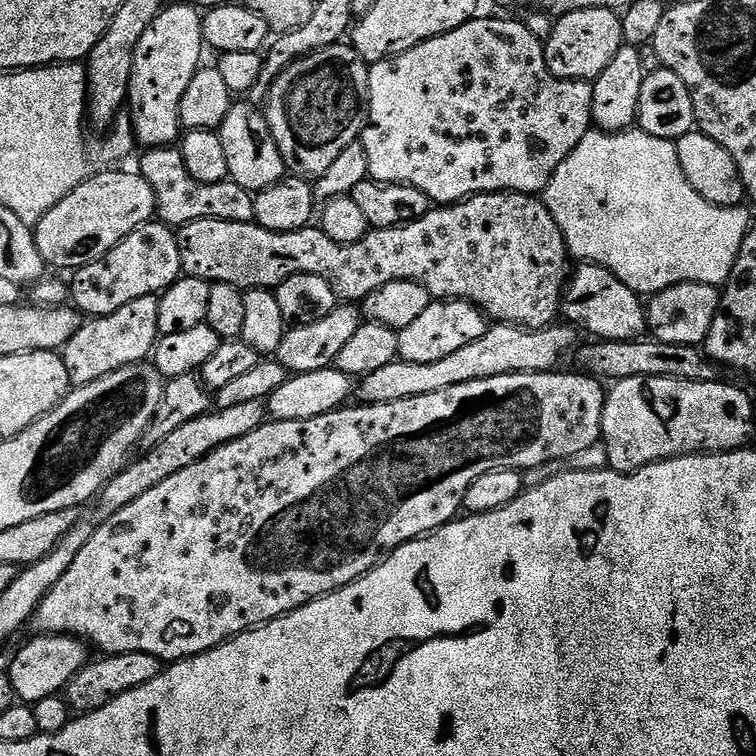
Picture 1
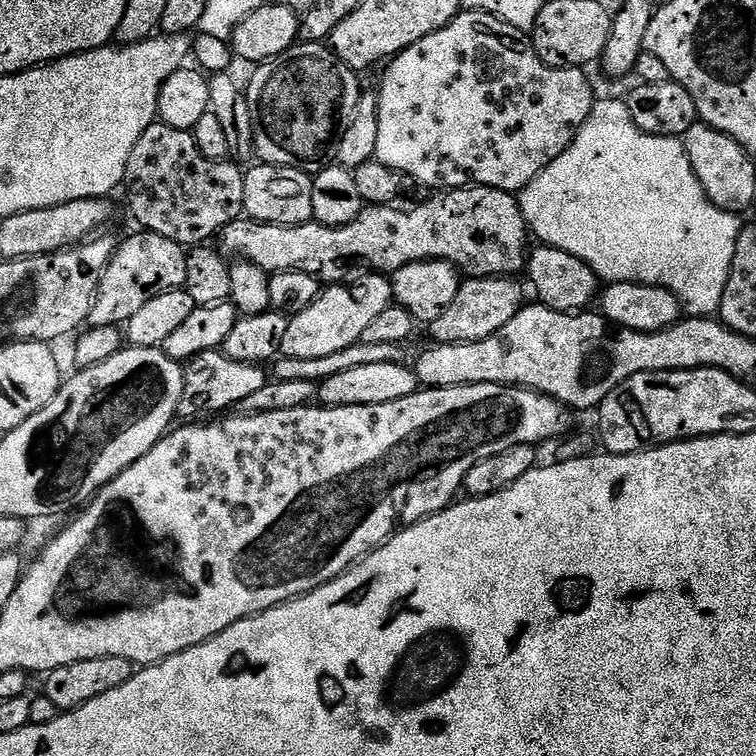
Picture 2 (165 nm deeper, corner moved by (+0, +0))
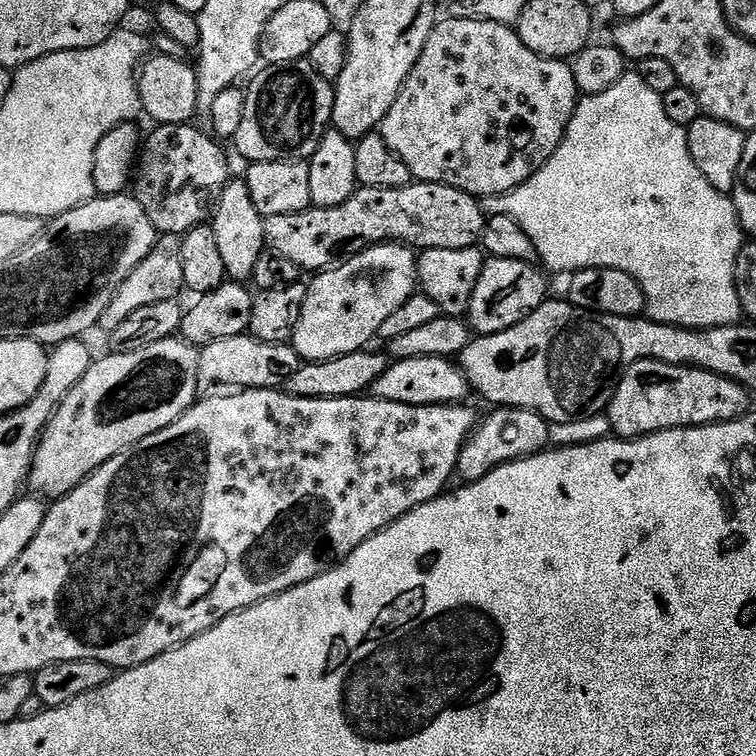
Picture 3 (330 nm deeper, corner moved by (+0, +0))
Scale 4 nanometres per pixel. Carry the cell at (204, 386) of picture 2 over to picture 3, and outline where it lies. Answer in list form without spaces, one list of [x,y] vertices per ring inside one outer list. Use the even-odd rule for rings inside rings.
[[[251,334],[222,338],[218,342],[210,342],[199,349],[200,361],[198,362],[197,393],[204,394],[209,390],[216,390],[221,384],[224,390],[243,390],[246,388],[274,388],[283,389],[293,374],[299,370],[302,363],[300,356],[292,348],[291,343],[271,344],[255,340]]]

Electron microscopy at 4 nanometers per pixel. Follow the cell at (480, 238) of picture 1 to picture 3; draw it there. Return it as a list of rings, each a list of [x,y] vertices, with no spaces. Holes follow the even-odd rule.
[[[414,182],[405,188],[365,188],[357,187],[355,194],[342,206],[317,208],[315,206],[302,210],[298,214],[278,214],[267,217],[264,221],[264,242],[271,251],[290,258],[294,266],[305,273],[319,274],[376,244],[406,244],[413,250],[437,248],[438,250],[462,250],[474,248],[481,243],[486,223],[486,213],[481,201],[454,186],[445,184],[425,184]]]

